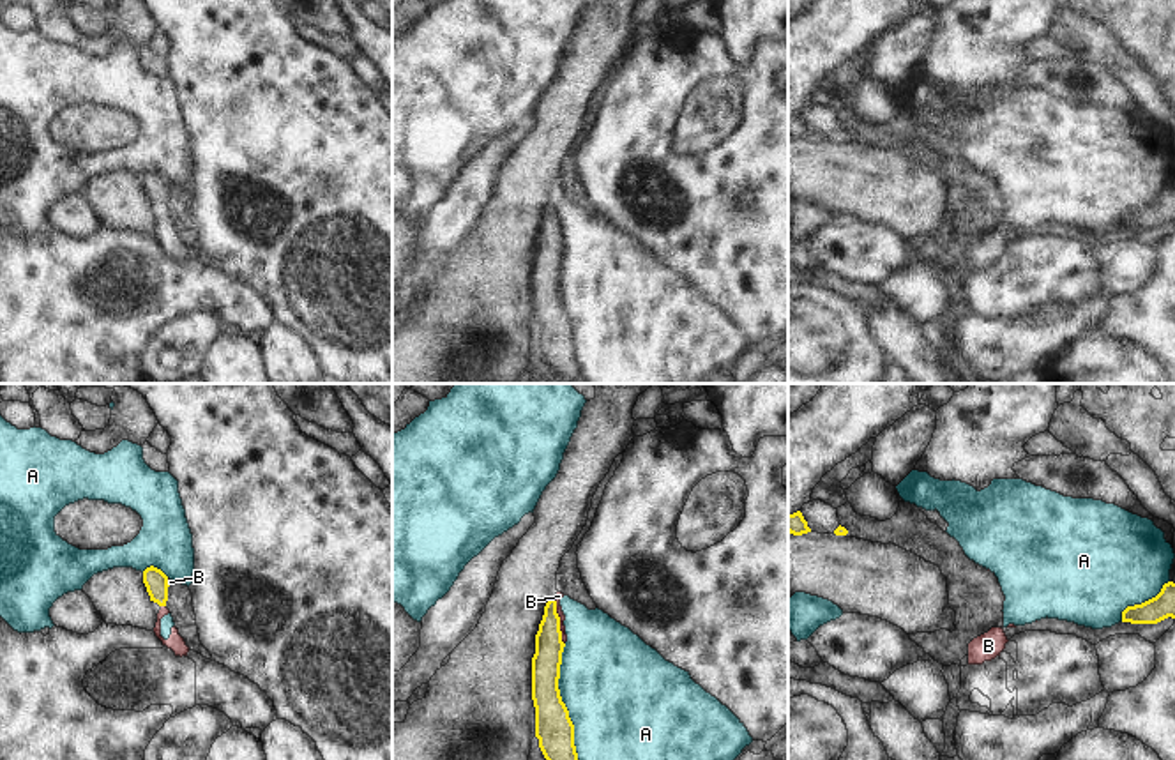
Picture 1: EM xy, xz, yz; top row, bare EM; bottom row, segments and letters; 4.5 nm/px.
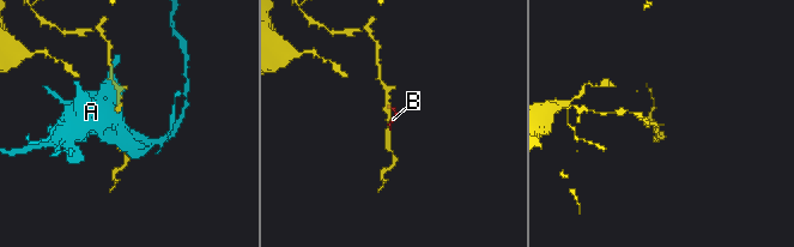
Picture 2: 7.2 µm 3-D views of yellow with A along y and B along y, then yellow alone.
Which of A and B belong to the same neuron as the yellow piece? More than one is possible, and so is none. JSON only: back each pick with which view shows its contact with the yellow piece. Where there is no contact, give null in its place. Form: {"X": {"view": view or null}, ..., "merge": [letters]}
{"merge": []}

